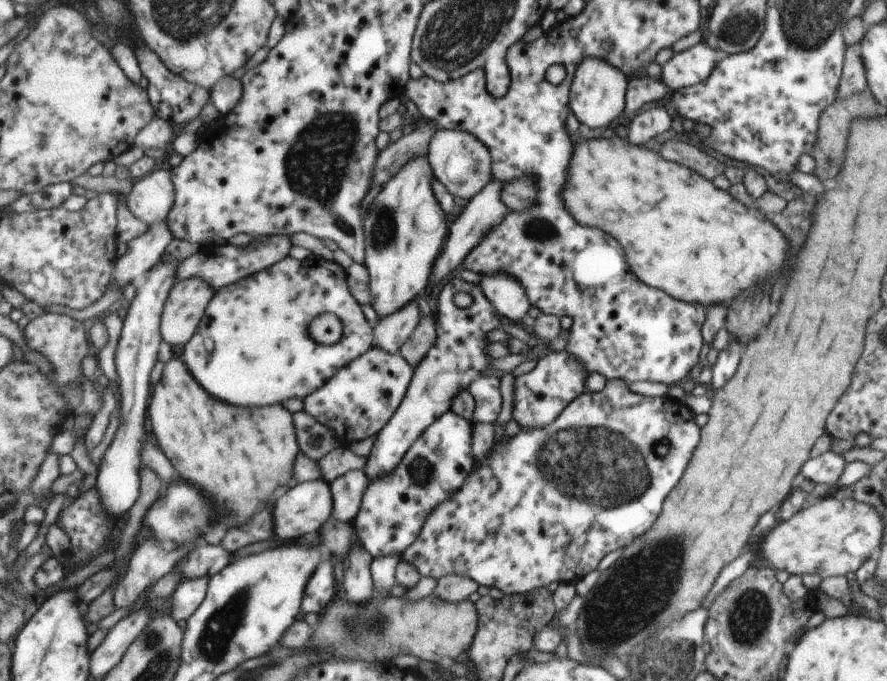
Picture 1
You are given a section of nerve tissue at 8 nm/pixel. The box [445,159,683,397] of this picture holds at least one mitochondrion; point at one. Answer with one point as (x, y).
(535, 229)

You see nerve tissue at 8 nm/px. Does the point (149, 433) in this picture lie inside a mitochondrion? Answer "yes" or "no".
no

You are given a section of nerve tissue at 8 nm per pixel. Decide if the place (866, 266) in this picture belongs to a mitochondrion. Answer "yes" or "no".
no

